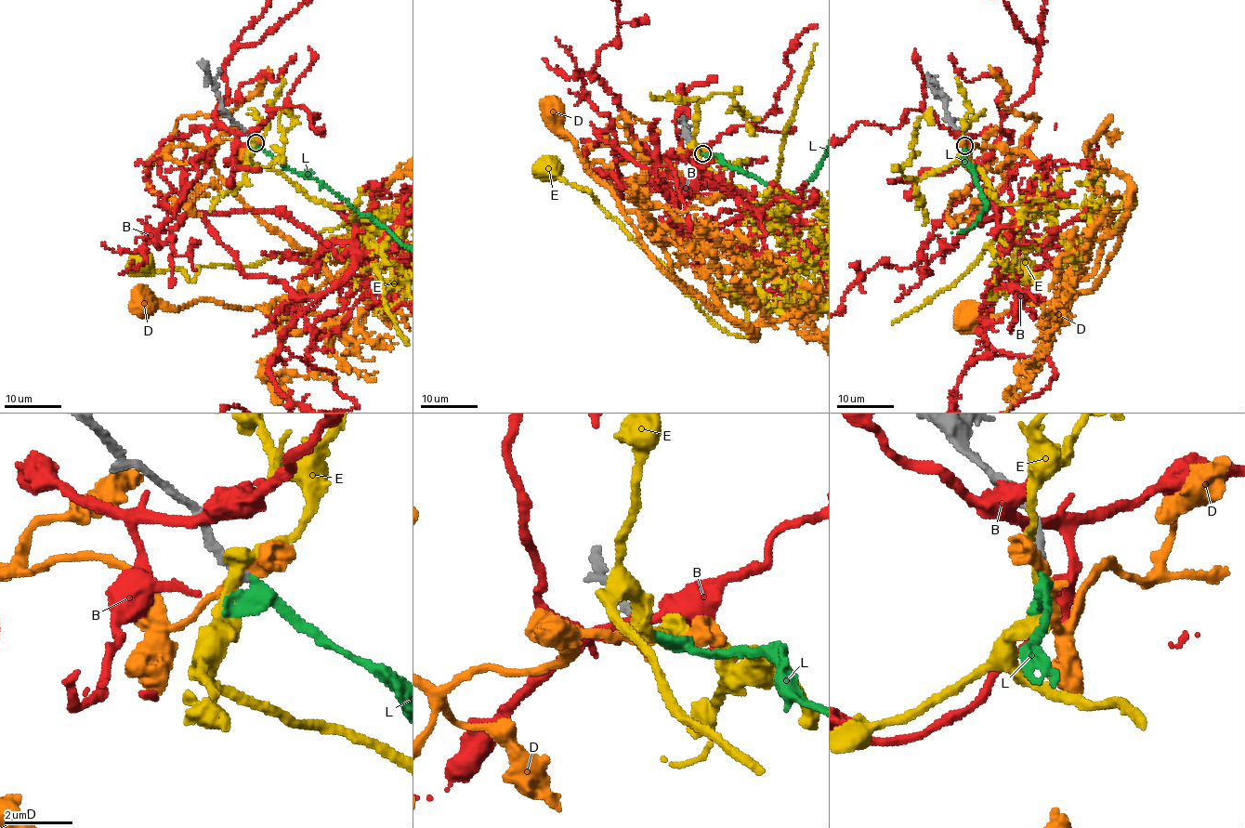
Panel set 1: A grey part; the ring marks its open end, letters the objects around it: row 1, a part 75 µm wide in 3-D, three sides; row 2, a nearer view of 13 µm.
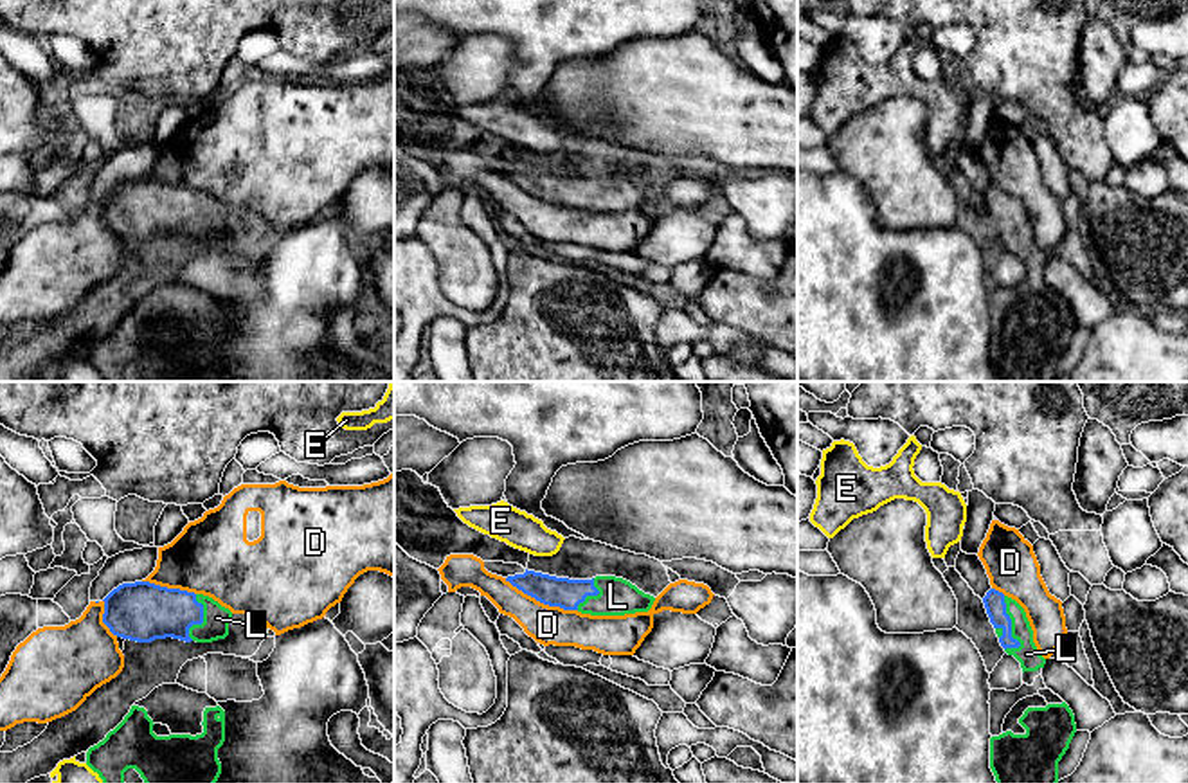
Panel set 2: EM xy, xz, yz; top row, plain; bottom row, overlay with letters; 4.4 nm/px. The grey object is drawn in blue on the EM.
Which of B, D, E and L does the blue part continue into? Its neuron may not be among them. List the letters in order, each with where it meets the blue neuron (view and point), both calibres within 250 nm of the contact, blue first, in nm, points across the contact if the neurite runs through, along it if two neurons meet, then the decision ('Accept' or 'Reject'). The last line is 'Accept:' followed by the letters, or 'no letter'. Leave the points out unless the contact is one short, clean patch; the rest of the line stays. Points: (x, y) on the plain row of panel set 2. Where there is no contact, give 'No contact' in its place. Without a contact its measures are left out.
B: No contact. Reject
D: Touches blue at xz (540, 198). Thickness 140 nm (blue) against 180 nm. Reject
E: No contact. Reject
L: Touches blue at yz (1010, 220). Thickness 100 nm (blue) against 100 nm. Path across: yz (994, 198), (1010, 220), (1026, 251). Accept
Accept: L

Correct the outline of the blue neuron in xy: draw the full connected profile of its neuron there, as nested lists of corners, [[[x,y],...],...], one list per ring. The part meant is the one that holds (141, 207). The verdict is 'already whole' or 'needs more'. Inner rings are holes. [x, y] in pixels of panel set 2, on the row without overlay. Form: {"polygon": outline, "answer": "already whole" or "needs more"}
{"polygon": [[[149,178],[122,180],[104,196],[103,220],[117,234],[212,239],[229,232],[232,209],[209,193]]], "answer": "needs more"}

